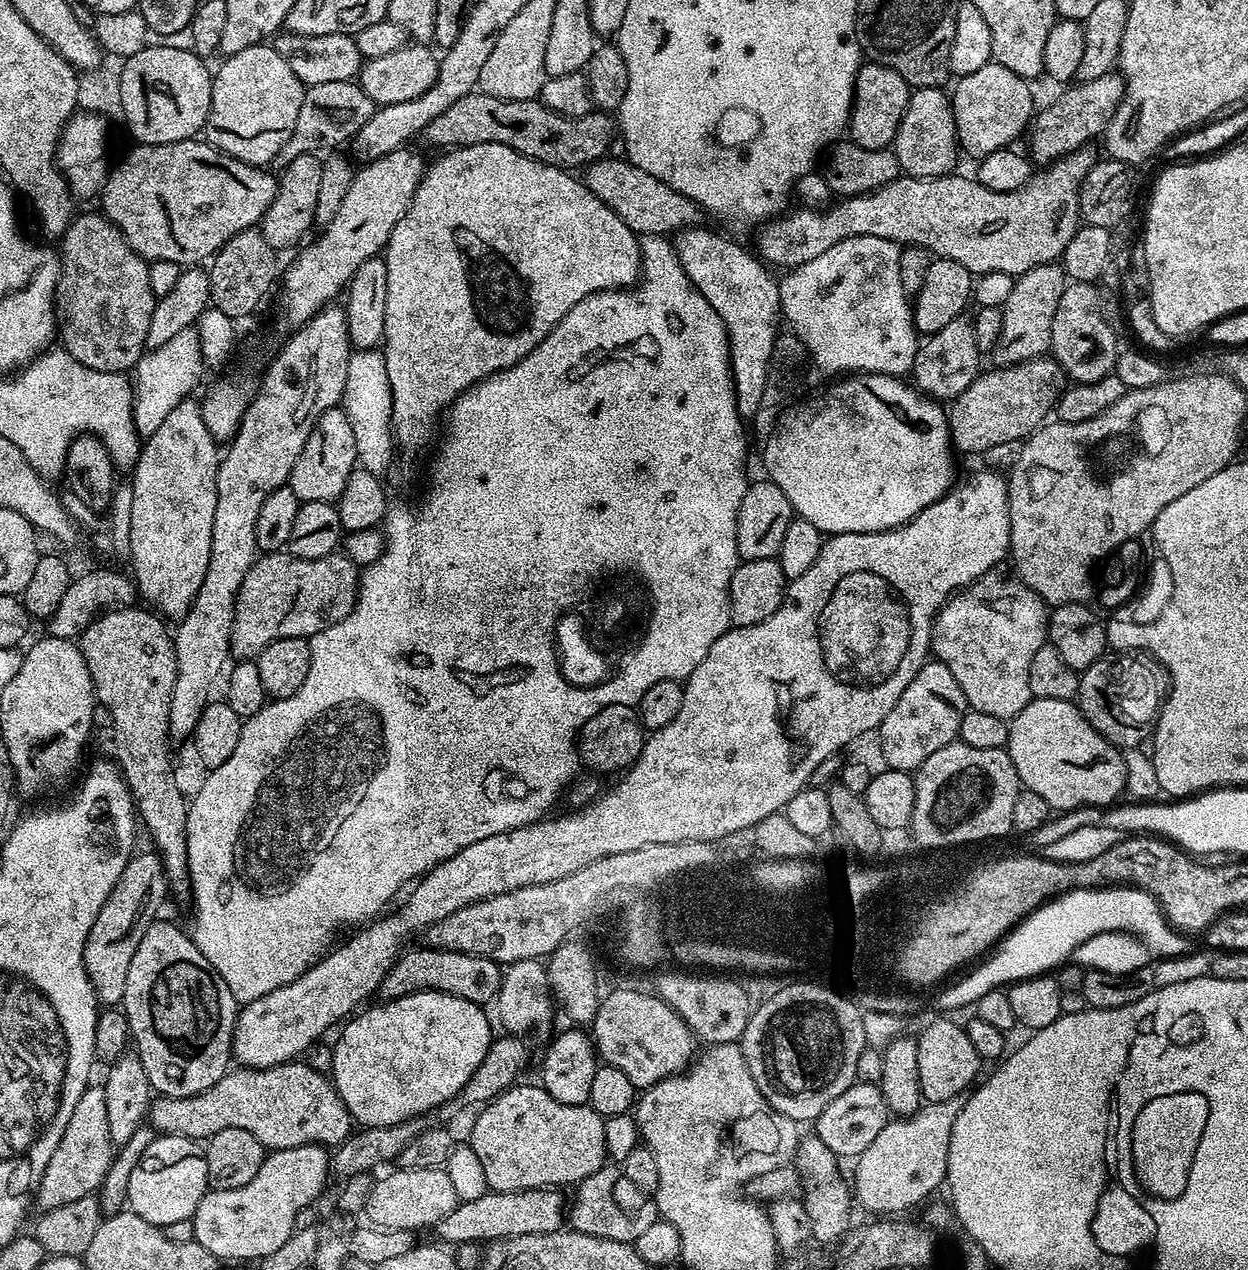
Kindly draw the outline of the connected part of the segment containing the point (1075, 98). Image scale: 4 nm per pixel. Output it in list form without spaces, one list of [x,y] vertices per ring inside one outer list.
[[[1116,70],[1093,80],[1073,83],[1068,87],[1072,86],[1073,88],[1066,89],[1053,104],[1046,105],[1041,112],[1039,109],[1031,121],[1030,131],[1027,133],[1027,151],[1037,165],[1047,166],[1067,152],[1085,147],[1095,136],[1096,139],[1103,137],[1104,129],[1108,127],[1118,106],[1124,101],[1124,78]]]

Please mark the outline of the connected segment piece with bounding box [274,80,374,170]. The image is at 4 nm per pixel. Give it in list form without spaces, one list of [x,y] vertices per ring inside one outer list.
[[[347,80],[311,85],[304,93],[302,110],[298,110],[298,122],[294,122],[290,138],[286,138],[282,150],[278,150],[274,161],[275,167],[282,170],[291,160],[302,154],[320,154],[340,146],[338,144],[343,140],[344,143],[351,141],[357,130],[372,117],[373,111],[372,100],[361,90],[359,83]]]

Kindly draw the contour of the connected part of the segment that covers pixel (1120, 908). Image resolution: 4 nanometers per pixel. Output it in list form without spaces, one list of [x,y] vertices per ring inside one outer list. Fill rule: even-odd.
[[[1138,888],[1084,889],[1065,892],[1059,898],[1047,901],[1024,918],[1028,928],[1044,932],[1040,936],[1040,956],[1032,956],[1032,969],[1024,968],[1024,979],[1039,976],[1065,963],[1082,943],[1100,933],[1125,932],[1139,937],[1157,957],[1181,956],[1191,951],[1191,944],[1182,939],[1168,923],[1160,904],[1148,892]]]

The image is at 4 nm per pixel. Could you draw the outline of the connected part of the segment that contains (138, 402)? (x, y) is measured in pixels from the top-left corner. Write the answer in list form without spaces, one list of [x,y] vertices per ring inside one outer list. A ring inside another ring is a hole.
[[[195,327],[178,330],[170,342],[145,351],[134,369],[134,422],[141,437],[152,436],[154,430],[166,422],[166,416],[174,410],[174,406],[193,395],[200,375],[205,375],[205,372],[200,335]]]

